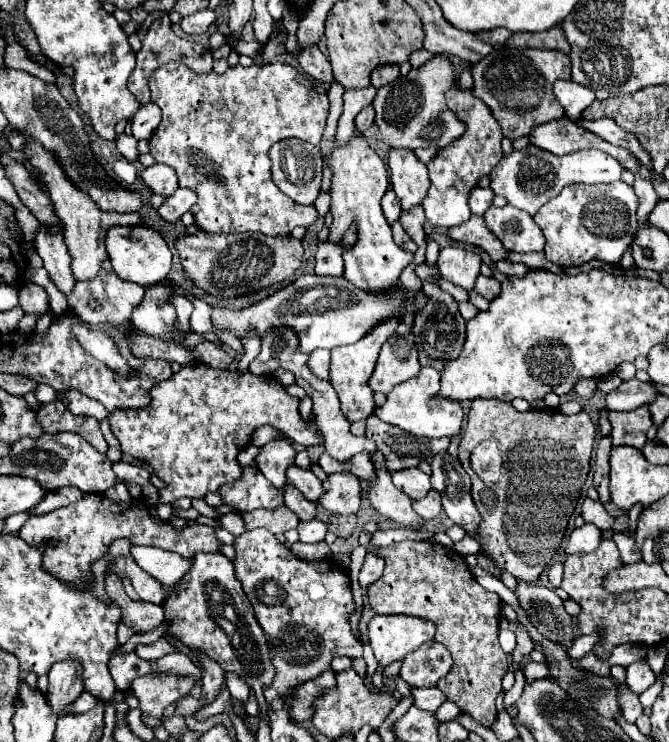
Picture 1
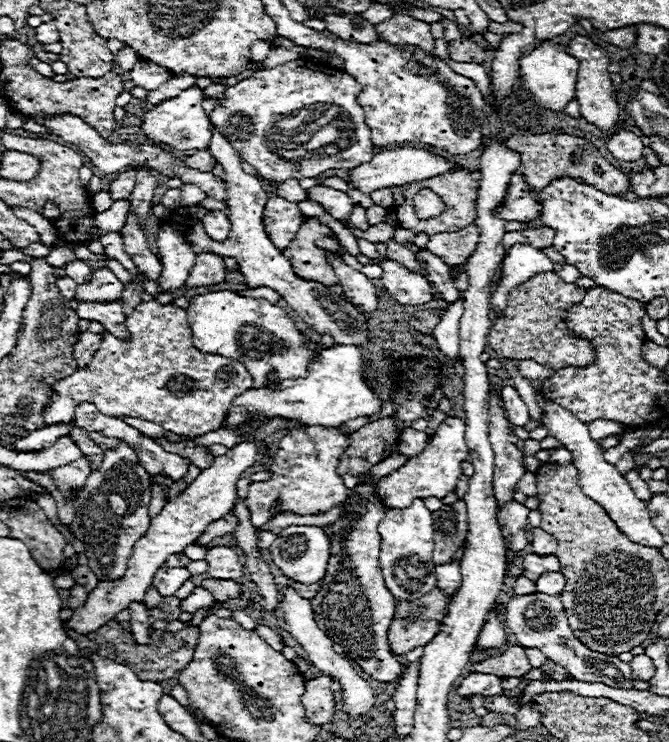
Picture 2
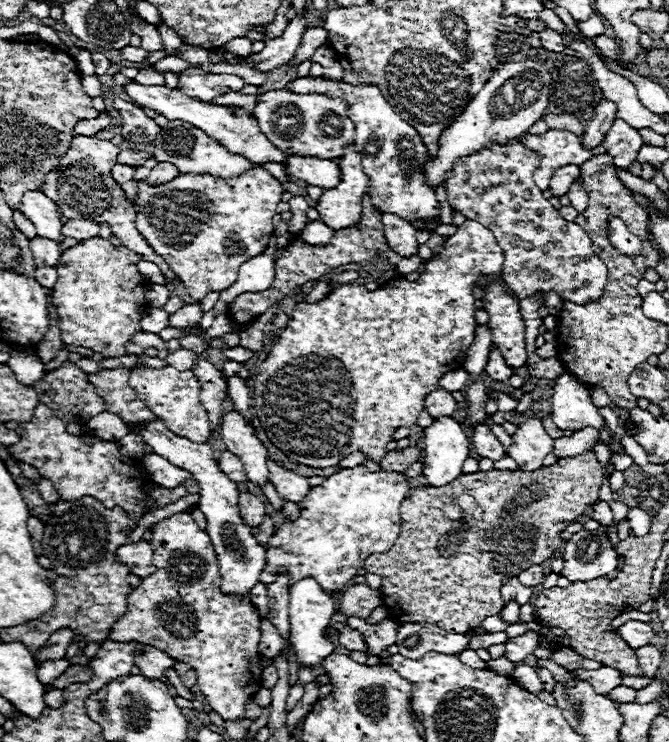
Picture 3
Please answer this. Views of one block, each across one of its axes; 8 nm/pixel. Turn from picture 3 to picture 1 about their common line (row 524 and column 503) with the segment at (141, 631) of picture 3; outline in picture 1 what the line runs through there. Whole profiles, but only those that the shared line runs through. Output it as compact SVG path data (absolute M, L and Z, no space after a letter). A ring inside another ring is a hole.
M526 146L522 150L512 150L508 156L502 156L498 166L488 174L490 188L496 196L508 200L510 206L520 208L534 216L538 208L542 208L548 200L560 194L560 190L568 184L584 182L584 184L600 184L600 182L614 182L620 180L622 166L610 154L600 150L578 150L564 156L554 156L546 150Z

